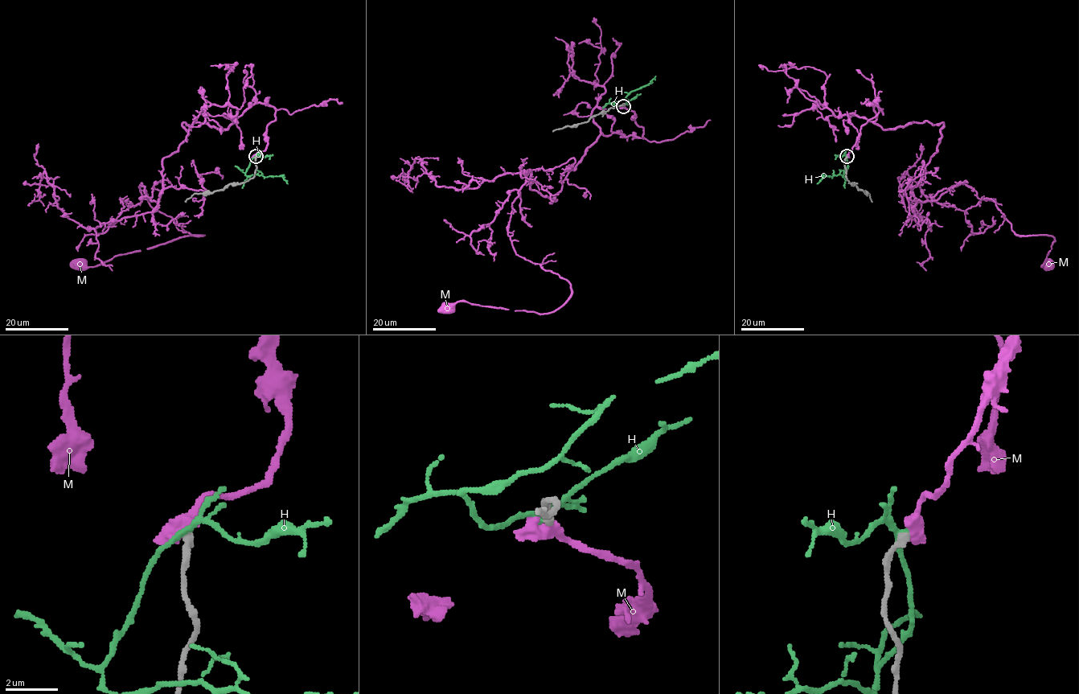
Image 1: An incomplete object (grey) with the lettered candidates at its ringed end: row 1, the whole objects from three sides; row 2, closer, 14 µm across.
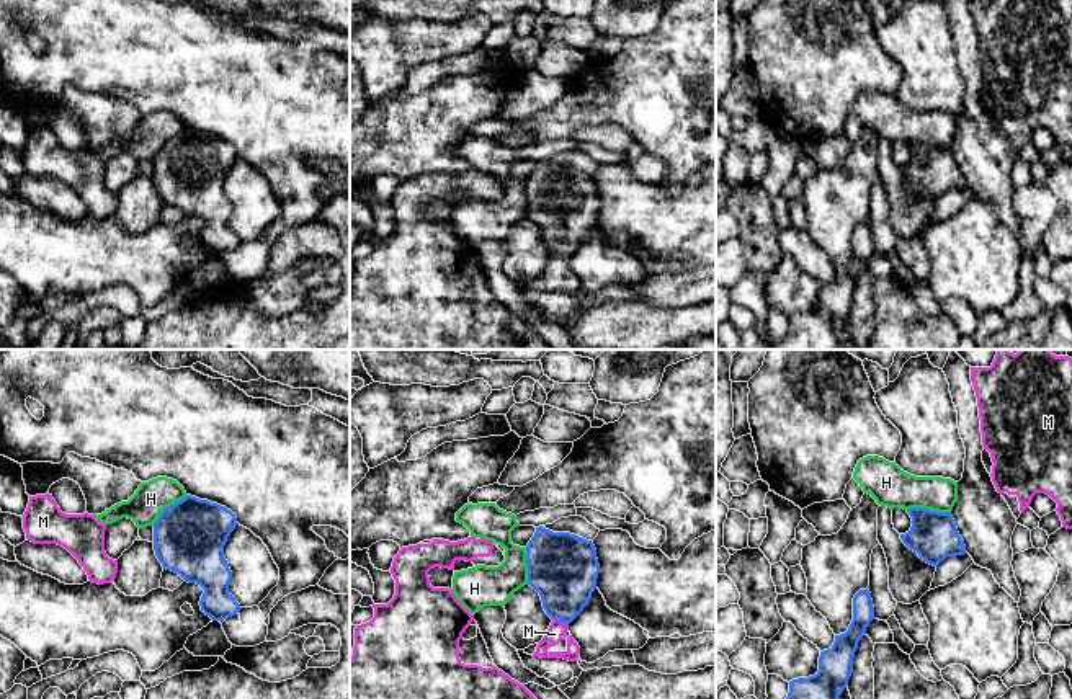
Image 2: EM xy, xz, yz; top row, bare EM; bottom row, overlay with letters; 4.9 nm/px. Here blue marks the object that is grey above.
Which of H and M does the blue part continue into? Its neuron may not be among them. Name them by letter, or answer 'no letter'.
M

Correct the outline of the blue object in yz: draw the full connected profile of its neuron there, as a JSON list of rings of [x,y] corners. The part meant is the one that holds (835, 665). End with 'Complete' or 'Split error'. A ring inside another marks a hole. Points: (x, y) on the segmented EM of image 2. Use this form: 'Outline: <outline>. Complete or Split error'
Outline: [[[860,590],[853,598],[853,621],[845,634],[835,635],[829,650],[820,652],[819,671],[809,678],[789,681],[786,699],[838,699],[853,673],[853,658],[860,639],[874,619],[869,590]]]. Complete

